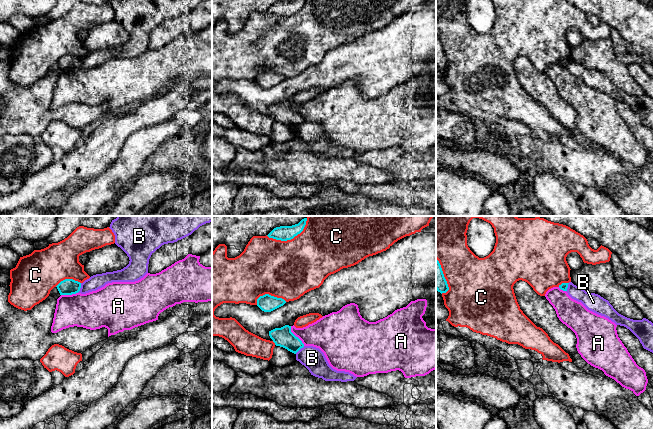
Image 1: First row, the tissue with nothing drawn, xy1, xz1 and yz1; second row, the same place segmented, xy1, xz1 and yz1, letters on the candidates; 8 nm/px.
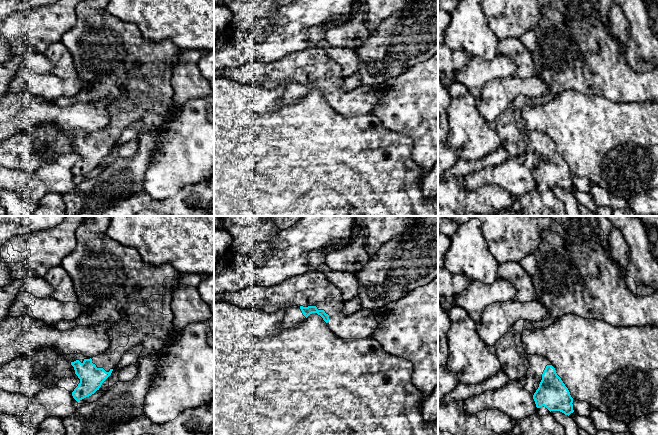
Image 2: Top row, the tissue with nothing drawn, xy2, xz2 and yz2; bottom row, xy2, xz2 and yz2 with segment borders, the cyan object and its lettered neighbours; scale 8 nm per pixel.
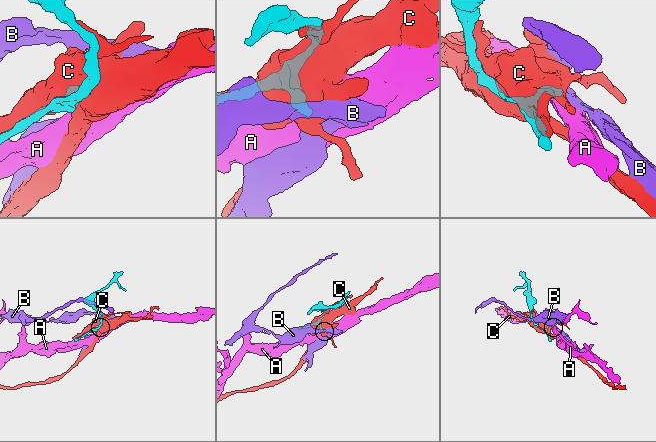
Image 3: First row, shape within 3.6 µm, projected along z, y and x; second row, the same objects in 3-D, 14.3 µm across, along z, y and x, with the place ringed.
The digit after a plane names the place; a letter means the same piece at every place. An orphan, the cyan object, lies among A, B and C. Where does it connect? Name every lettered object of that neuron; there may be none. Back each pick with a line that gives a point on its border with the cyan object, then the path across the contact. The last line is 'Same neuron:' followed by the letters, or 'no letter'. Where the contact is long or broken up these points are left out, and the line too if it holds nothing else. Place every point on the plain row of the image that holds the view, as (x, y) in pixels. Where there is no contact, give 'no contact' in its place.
Same neuron: no letter

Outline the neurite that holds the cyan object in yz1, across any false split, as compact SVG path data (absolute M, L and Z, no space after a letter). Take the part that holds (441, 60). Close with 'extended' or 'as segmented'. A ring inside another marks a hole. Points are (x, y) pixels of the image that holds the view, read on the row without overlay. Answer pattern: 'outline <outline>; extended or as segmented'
outline M436 35L436 66L441 70L446 69L449 66L441 41L437 35Z; as segmented

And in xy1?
outline M65 55L57 62L60 71L72 71L80 67L81 59L73 55Z; as segmented

